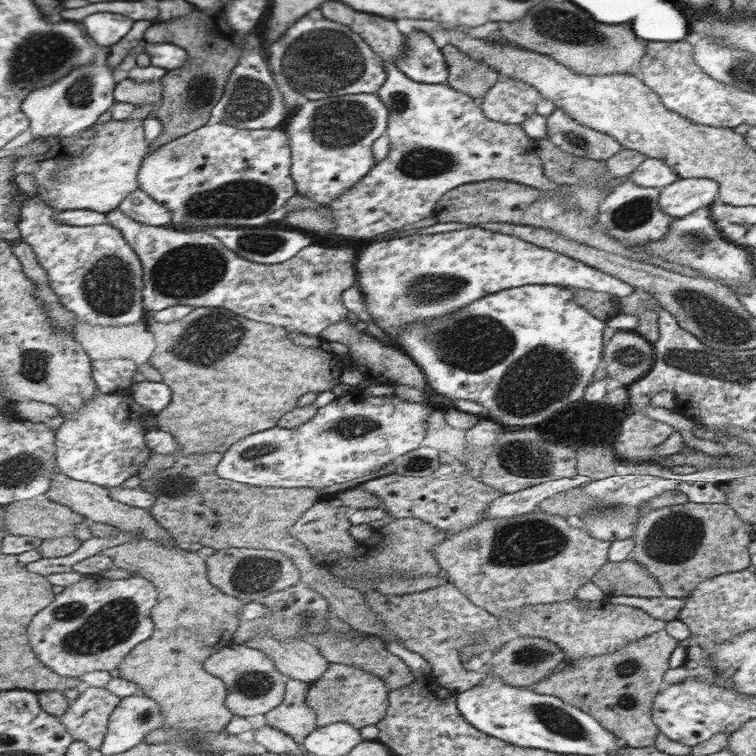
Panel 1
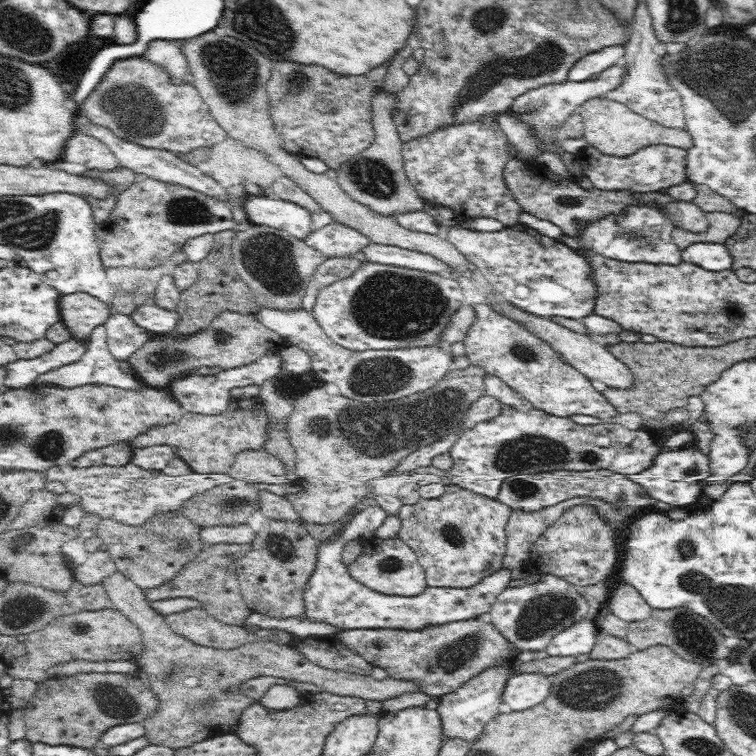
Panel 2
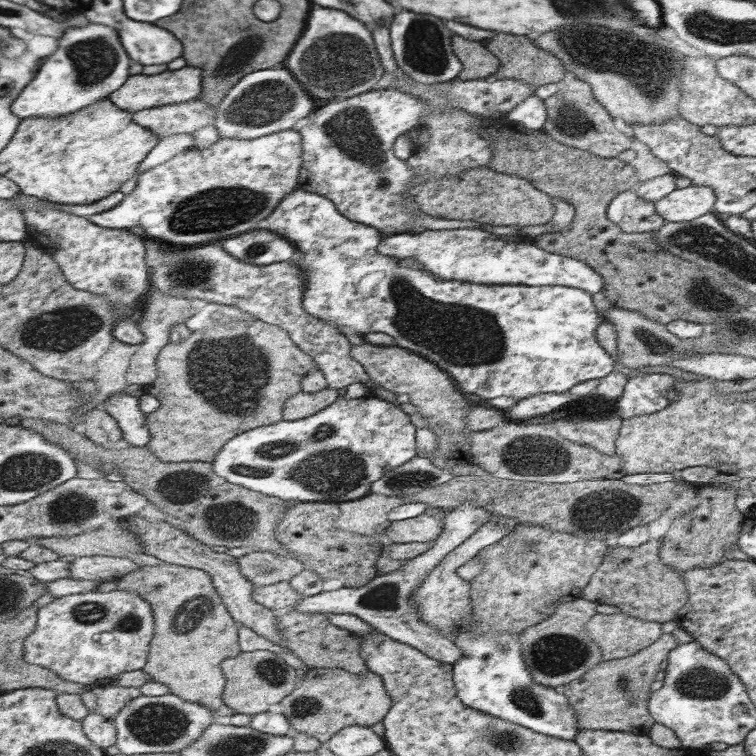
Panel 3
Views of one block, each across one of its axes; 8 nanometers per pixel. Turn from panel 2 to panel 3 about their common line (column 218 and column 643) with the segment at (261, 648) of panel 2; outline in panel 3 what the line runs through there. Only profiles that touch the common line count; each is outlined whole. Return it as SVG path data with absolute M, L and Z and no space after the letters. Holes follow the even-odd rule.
M663 633L662 638L656 639L650 647L636 655L624 659L602 661L591 668L584 676L576 678L567 686L556 687L560 692L565 692L572 706L575 707L579 719L580 729L607 730L648 734L654 726L654 720L648 712L648 698L650 684L656 680L656 672L660 670L662 662L666 660L672 650L679 647L678 640L672 633Z

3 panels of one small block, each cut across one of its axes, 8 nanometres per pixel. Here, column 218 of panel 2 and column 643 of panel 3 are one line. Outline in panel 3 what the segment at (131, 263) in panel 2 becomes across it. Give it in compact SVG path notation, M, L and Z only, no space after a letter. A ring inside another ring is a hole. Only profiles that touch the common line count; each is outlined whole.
M635 189L617 194L607 207L607 217L624 232L650 232L665 224L655 203L638 196Z

